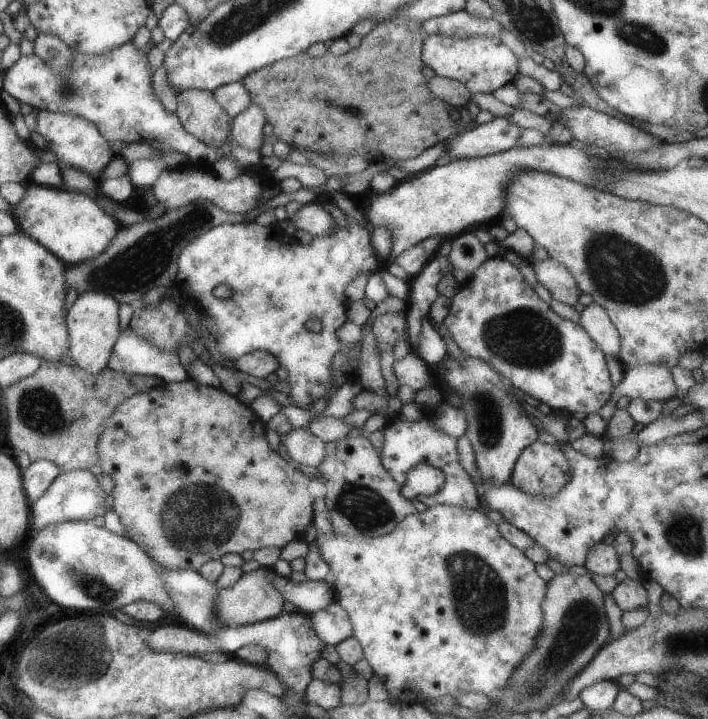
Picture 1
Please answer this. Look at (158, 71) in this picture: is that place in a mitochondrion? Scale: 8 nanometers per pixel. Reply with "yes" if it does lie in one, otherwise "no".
no

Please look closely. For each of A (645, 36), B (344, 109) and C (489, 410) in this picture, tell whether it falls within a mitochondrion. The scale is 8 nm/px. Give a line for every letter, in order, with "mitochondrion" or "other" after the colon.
A: mitochondrion
B: mitochondrion
C: mitochondrion

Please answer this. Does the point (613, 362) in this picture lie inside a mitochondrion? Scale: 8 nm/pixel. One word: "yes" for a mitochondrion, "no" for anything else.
no

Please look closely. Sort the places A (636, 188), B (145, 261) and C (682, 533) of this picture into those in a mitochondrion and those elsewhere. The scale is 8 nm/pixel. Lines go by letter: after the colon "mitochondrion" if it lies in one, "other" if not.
A: other
B: mitochondrion
C: mitochondrion

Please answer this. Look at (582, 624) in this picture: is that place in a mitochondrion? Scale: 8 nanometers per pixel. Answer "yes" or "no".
yes

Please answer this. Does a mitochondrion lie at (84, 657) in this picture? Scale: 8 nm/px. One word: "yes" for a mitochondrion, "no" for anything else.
yes

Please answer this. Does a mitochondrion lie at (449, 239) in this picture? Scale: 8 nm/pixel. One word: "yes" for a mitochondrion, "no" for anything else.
no

